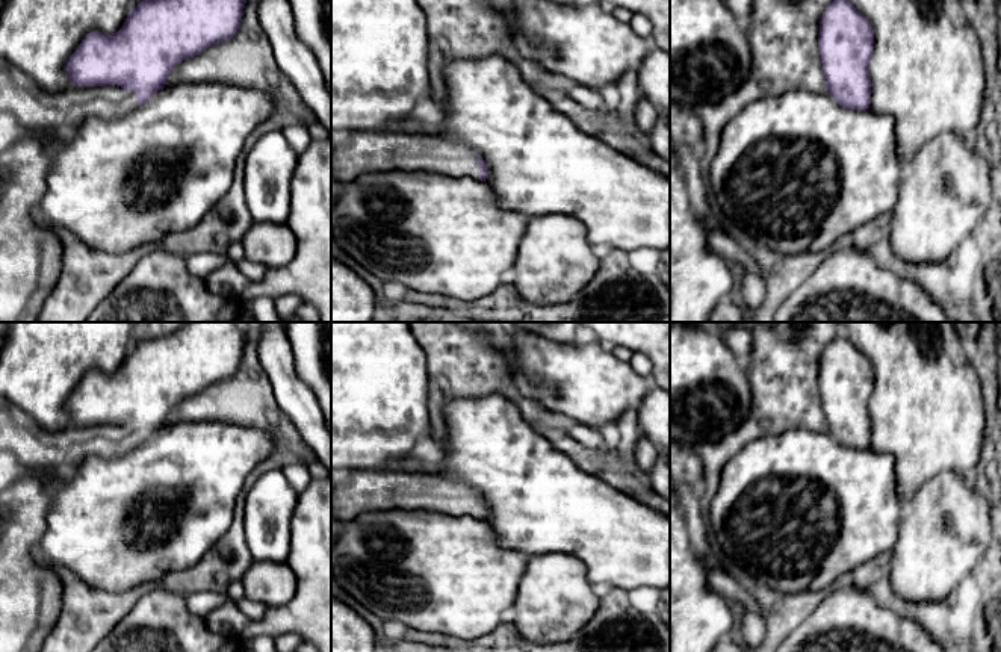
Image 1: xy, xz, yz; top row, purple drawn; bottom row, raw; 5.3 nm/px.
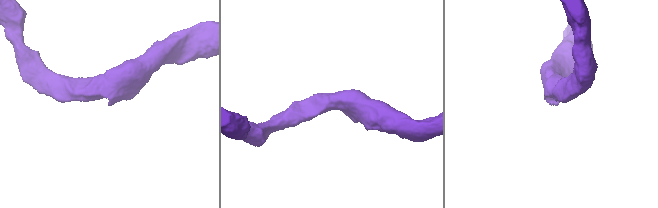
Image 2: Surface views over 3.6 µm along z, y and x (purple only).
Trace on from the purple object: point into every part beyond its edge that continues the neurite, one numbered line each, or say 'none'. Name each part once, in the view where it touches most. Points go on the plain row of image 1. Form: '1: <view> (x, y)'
1: xy (37, 450)

